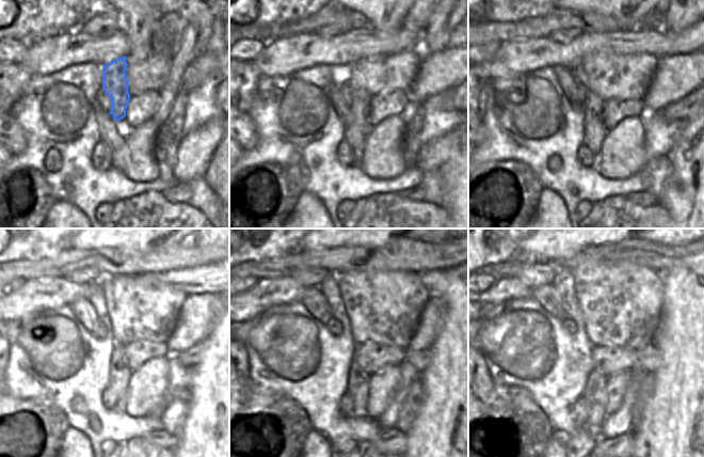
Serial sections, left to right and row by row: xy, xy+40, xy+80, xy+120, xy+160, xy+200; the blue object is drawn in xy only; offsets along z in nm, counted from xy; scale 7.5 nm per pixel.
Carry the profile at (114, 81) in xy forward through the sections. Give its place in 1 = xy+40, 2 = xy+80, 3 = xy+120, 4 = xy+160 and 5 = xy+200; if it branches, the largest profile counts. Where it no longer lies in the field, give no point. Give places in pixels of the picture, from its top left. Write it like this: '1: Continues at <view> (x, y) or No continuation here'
1: Continues at xy+40 (360, 99)
2: Continues at xy+80 (596, 131)
3: Continues at xy+120 (118, 372)
4: Continues at xy+160 (357, 380)
5: Continues at xy+200 (594, 393)

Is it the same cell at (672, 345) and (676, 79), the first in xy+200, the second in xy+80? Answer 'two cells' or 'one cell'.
two cells

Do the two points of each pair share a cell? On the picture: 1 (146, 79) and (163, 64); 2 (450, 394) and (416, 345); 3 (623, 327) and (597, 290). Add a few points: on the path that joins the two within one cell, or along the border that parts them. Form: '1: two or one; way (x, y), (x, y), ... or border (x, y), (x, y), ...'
1: one; way (150, 75), (159, 67)
2: two; border (442, 327), (435, 341), (428, 348)
3: one; way (623, 318), (606, 299)

